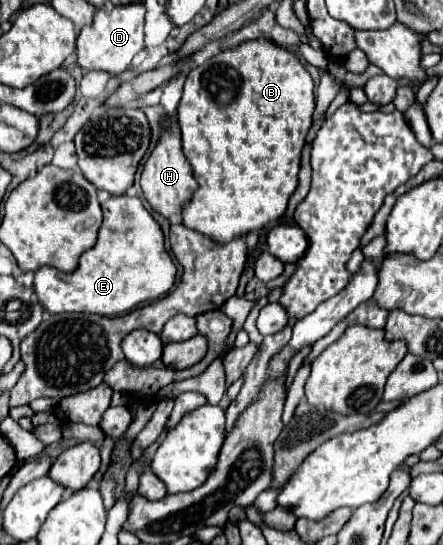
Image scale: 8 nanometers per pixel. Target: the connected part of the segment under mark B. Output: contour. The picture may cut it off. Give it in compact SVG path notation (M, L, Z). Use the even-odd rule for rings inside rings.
M264 38L242 42L234 50L222 50L220 54L208 58L204 64L196 66L194 70L190 70L190 74L186 76L184 94L182 94L182 100L180 100L180 106L178 106L178 124L182 128L182 150L184 150L186 158L190 160L190 164L194 168L194 178L198 180L200 186L192 194L192 198L186 202L186 206L182 206L182 224L188 226L190 230L200 232L202 236L210 238L216 244L228 244L228 242L232 242L236 238L244 238L246 234L250 234L254 230L262 230L268 222L276 222L286 212L288 200L298 188L300 156L302 156L302 148L306 144L308 130L312 128L314 102L316 102L314 100L314 82L312 82L310 74L306 72L306 68L300 64L298 56L294 52L290 52L290 50L284 50L284 48L276 46L270 40L264 40Z

